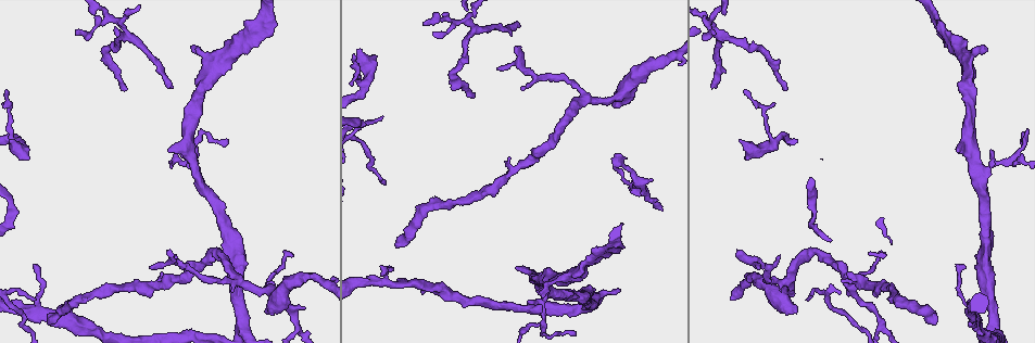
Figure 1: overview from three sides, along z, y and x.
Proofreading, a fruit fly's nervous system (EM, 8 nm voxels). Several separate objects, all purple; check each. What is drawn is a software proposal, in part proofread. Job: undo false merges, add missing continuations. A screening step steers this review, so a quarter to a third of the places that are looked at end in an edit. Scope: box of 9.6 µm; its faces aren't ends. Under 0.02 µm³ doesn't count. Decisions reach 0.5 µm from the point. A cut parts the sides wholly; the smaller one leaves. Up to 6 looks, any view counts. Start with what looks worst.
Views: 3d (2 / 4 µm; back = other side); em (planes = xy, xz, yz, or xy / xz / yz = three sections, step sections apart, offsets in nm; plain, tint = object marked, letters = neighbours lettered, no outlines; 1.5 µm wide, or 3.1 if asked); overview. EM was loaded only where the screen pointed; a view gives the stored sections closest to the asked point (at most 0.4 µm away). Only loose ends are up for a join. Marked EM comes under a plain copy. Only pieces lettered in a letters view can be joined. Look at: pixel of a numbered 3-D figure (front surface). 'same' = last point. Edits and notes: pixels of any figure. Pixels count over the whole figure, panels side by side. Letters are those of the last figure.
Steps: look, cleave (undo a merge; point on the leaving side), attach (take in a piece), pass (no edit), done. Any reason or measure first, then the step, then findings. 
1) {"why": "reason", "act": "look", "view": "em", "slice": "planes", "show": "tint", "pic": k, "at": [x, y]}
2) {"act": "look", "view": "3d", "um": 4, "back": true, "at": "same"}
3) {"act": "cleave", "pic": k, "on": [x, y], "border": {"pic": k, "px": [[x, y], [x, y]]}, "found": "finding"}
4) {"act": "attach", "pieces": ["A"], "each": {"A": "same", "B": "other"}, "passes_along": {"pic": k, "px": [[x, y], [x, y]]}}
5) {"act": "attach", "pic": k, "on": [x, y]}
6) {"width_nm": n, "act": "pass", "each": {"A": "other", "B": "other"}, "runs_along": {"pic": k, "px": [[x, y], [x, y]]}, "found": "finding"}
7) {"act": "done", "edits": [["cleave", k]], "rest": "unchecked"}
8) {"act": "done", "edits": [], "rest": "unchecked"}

{"why": "end of a long branch", "act": "look", "view": "3d", "um": 4, "pic": 1, "at": [933, 323]}

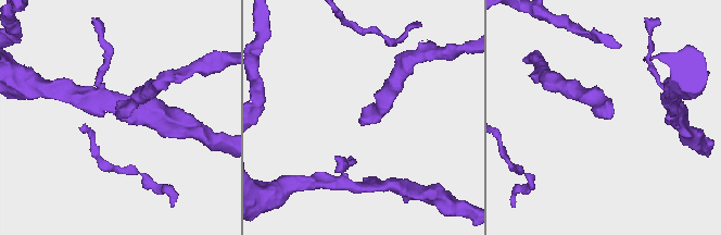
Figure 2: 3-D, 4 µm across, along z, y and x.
{"act": "look", "view": "em", "slice": "yz", "step": 4, "show": "letters", "pic": 2, "at": [609, 118]}

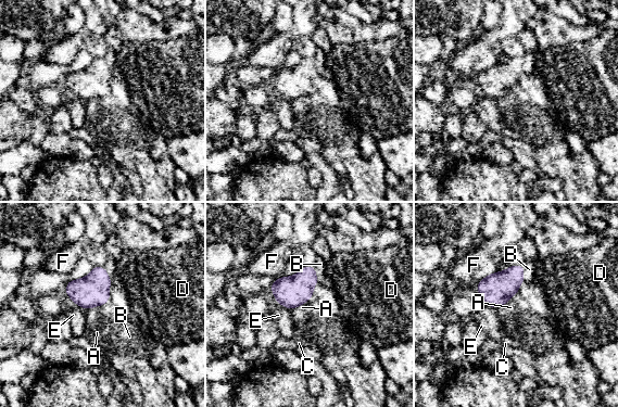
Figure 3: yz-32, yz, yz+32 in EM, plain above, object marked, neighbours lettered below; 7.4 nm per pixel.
{"longest_contact_nm": ["F", 140], "act": "pass", "each": {"A": "other", "B": "other", "C": "other", "D": "other", "E": "other", "F": "other"}, "border": {"pic": 3, "px": [[520, 285], [508, 300]]}, "found": "no lettered piece goes on from it"}

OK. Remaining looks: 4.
{"why": "an open end", "act": "look", "view": "3d", "um": 2, "pic": 1, "at": [473, 97]}

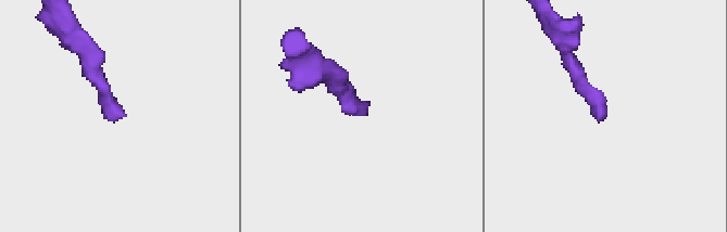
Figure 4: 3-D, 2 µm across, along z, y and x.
{"why": "need the tissue", "act": "look", "view": "em", "slice": "xy", "step": 4, "show": "letters", "pic": 4, "at": [363, 111]}

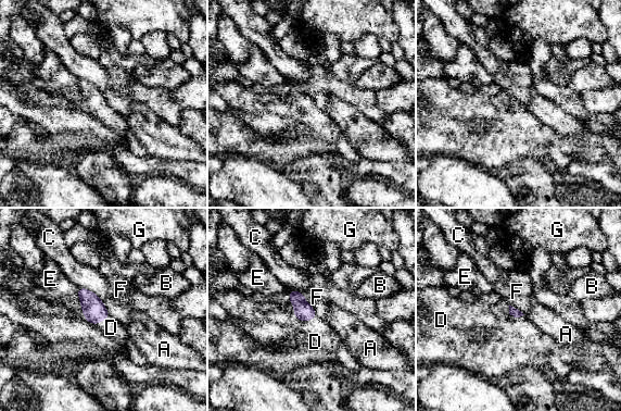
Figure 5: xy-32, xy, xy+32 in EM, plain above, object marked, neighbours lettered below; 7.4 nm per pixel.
{"act": "attach", "pieces": ["D"], "each": {"A": "other", "B": "other", "C": "other", "D": "same", "E": "other", "F": "other", "G": "other"}, "passes_along": {"pic": 5, "px": [[303, 311], [299, 319], [315, 341]]}, "found": "it goes on there"}

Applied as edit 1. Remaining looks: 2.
{"act": "done", "edits": [["attach", 5]], "rest": "unchecked"}

